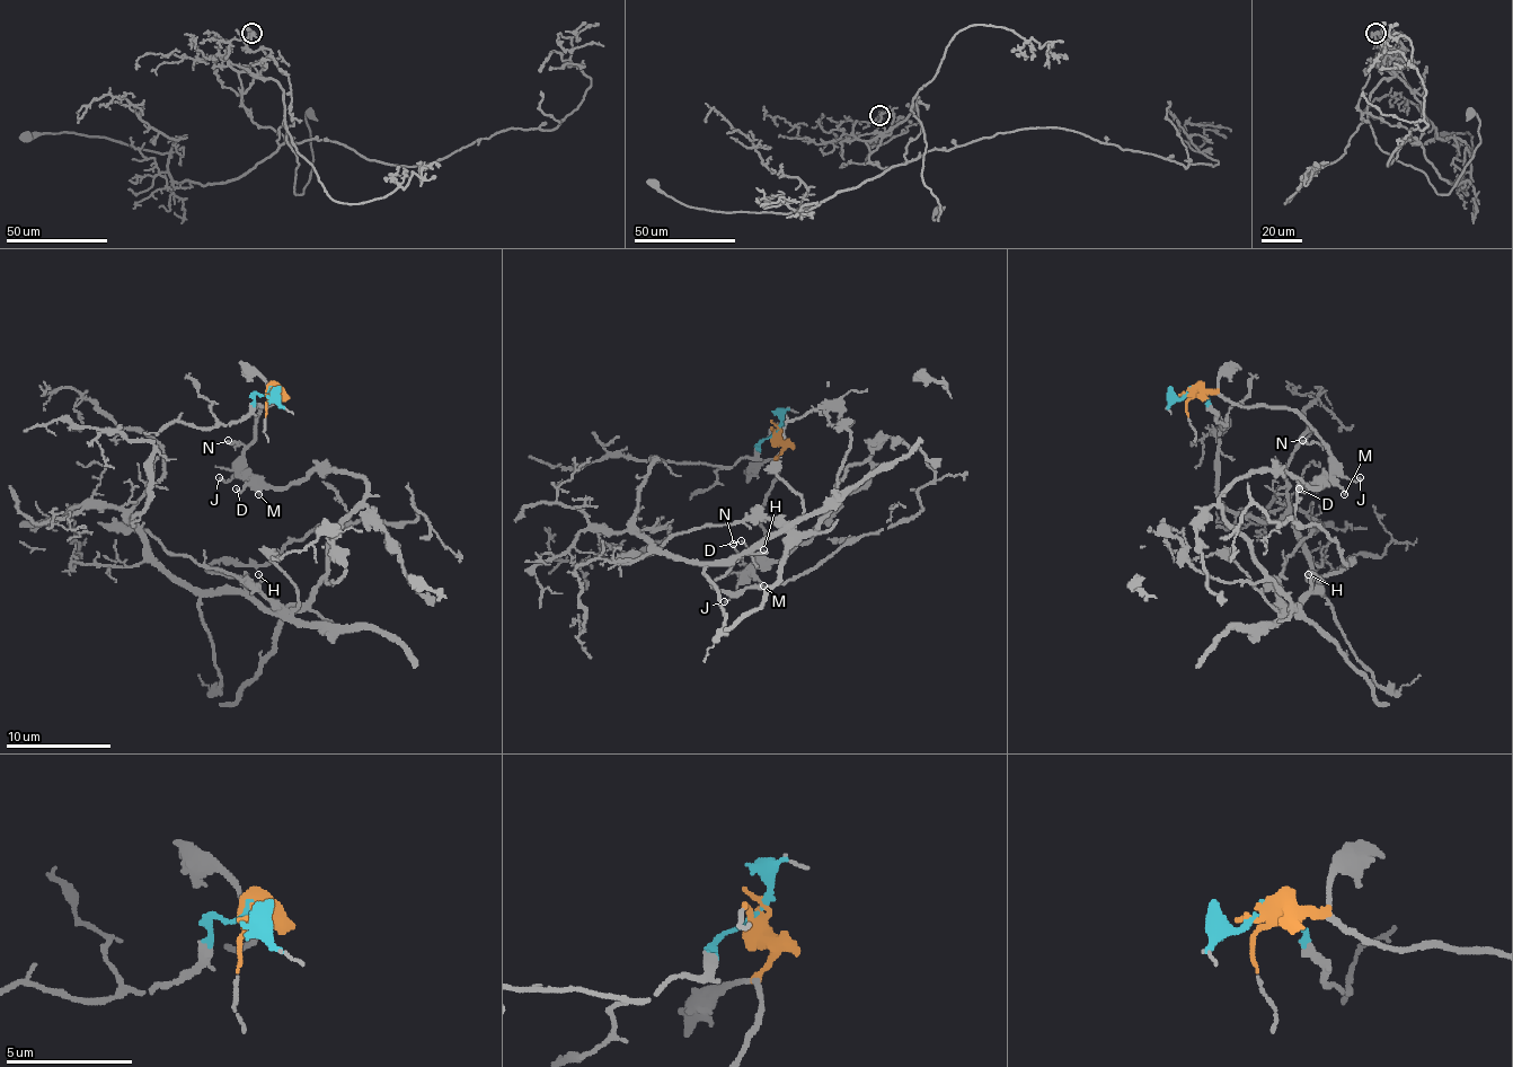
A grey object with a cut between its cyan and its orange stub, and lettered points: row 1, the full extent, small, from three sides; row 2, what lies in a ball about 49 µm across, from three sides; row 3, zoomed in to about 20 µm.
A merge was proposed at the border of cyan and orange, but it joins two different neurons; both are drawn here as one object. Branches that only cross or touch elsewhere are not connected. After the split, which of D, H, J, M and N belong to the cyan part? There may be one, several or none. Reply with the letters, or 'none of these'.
H

